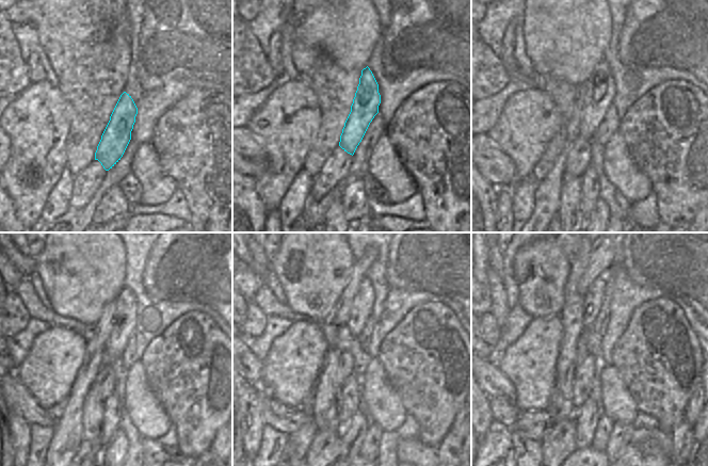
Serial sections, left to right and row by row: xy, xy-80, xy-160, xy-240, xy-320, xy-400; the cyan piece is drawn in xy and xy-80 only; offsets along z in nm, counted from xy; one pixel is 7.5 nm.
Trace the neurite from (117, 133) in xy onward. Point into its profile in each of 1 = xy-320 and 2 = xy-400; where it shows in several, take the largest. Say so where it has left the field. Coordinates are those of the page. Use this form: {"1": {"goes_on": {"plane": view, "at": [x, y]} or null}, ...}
{"1": {"goes_on": {"plane": "xy-320", "at": [361, 306]}}, "2": {"goes_on": {"plane": "xy-400", "at": [595, 294]}}}

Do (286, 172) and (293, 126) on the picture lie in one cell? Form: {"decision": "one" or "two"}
{"decision": "one"}

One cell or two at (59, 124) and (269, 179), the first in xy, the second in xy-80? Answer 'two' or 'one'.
one

